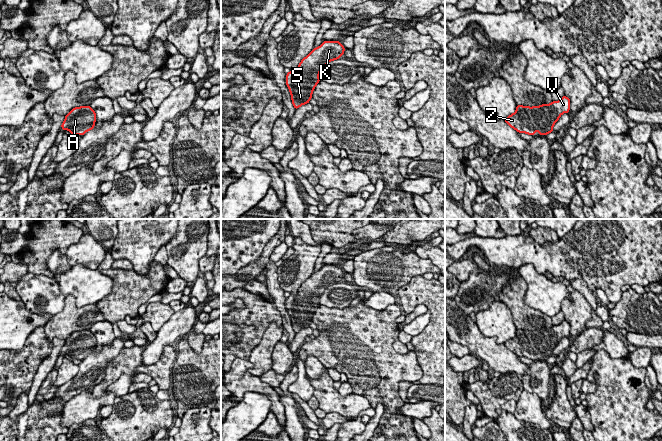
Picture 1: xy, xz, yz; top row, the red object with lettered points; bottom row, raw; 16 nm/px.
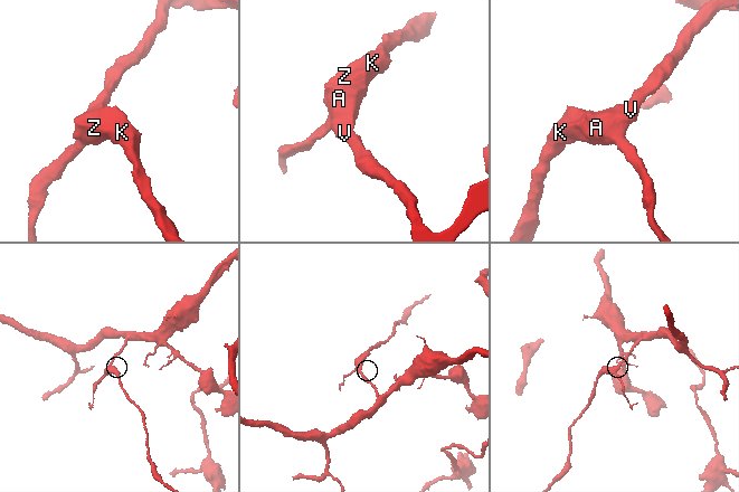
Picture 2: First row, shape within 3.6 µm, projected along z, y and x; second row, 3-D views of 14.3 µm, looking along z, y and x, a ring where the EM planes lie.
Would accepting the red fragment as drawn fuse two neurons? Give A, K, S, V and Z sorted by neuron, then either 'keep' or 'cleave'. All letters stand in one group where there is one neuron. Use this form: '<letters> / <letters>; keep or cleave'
A K S V Z; keep

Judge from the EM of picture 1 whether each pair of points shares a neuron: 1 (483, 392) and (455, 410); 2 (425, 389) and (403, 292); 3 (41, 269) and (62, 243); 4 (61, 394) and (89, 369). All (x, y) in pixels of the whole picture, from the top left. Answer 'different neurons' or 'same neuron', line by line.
1: different neurons
2: different neurons
3: same neuron
4: same neuron

